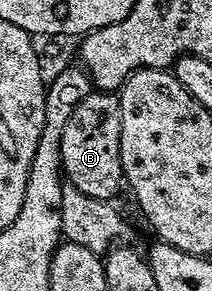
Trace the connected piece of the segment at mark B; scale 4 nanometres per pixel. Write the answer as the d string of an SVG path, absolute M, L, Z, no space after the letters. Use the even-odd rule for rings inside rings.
M93 91L70 115L66 131L62 131L60 148L60 168L67 184L78 187L82 195L99 201L111 202L112 196L122 189L120 171L120 136L122 135L122 115L120 99L112 91Z

